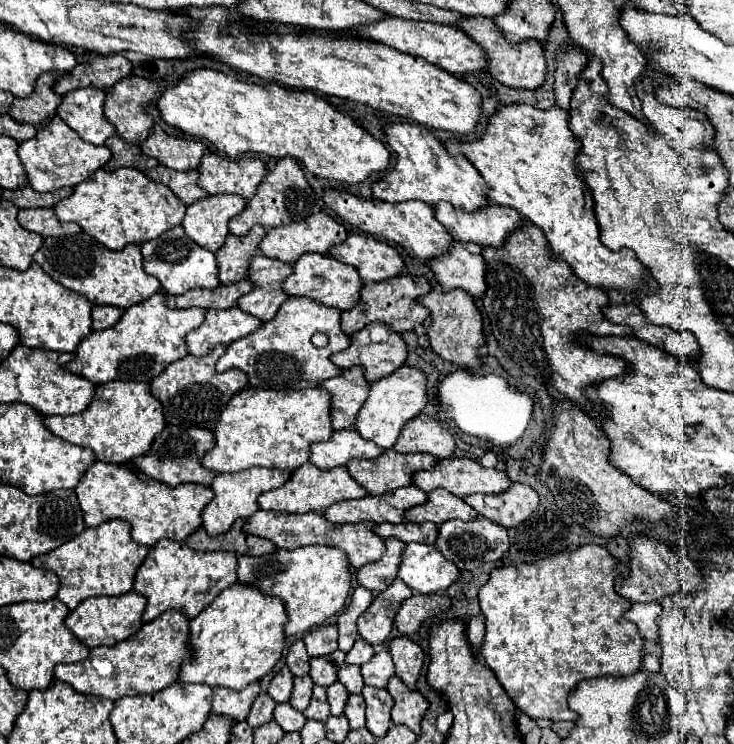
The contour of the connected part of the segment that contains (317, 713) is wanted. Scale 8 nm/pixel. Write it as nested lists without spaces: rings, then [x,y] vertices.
[[[314,686],[312,702],[304,710],[304,716],[312,718],[312,720],[320,720],[320,722],[326,722],[330,718],[330,708],[328,708],[328,702],[326,702],[326,688]]]

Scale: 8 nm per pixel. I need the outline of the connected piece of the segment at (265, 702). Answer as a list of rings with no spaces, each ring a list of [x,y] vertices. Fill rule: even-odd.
[[[260,694],[260,696],[256,698],[256,702],[252,704],[252,710],[250,710],[246,722],[248,722],[252,728],[258,728],[260,724],[270,722],[270,720],[272,720],[274,706],[276,706],[276,702],[274,702],[268,694]]]

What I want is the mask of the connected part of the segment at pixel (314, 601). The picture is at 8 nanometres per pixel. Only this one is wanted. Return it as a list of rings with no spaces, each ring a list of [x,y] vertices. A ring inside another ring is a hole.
[[[308,546],[296,550],[276,550],[266,556],[240,556],[238,558],[238,582],[258,586],[264,594],[282,598],[288,612],[284,626],[286,636],[306,634],[312,628],[324,624],[326,618],[346,608],[346,598],[352,586],[352,574],[348,556],[342,550],[330,546]]]

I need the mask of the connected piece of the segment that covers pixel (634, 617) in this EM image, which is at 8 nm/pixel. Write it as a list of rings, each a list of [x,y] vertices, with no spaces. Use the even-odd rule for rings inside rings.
[[[632,604],[632,608],[624,614],[624,618],[634,622],[646,640],[660,642],[658,626],[656,626],[656,618],[658,618],[660,610],[662,608],[658,604]]]

